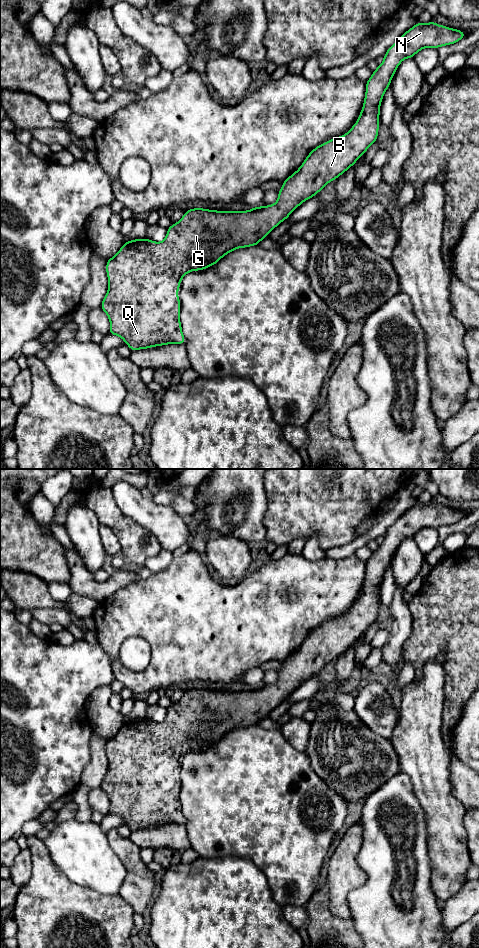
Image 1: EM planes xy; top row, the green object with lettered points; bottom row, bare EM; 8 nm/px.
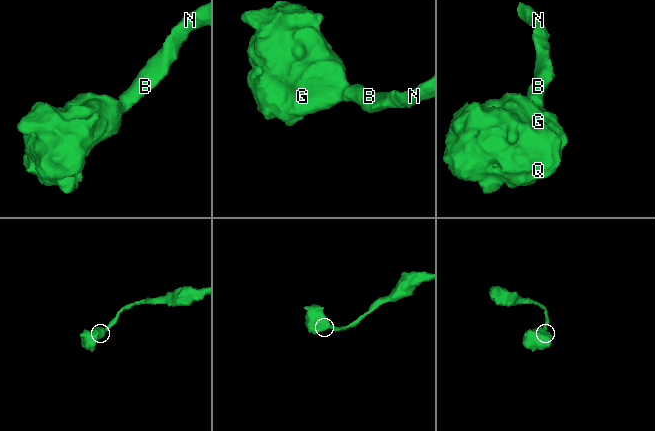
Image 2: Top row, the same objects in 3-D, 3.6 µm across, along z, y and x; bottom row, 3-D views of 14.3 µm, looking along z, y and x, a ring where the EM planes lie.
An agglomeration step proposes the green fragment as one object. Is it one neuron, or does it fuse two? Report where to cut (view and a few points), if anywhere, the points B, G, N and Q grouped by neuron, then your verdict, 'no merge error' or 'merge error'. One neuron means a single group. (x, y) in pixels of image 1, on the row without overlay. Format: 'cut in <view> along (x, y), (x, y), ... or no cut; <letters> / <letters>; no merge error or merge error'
no cut; B G N Q; no merge error

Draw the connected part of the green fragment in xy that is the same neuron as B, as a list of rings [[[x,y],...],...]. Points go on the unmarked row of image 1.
[[[434,500],[425,504],[417,501],[389,527],[383,542],[366,561],[363,587],[356,603],[346,614],[315,627],[299,649],[283,661],[275,684],[253,687],[248,691],[191,688],[184,692],[177,703],[167,708],[167,715],[162,722],[147,718],[126,721],[106,742],[108,771],[100,788],[110,801],[108,814],[121,817],[132,832],[167,824],[185,825],[186,819],[180,803],[181,781],[178,778],[182,758],[191,751],[213,746],[235,729],[257,726],[303,682],[314,677],[329,662],[352,647],[378,619],[381,582],[400,543],[404,539],[414,538],[423,528],[438,529],[455,524],[466,516],[463,511],[438,505]]]

